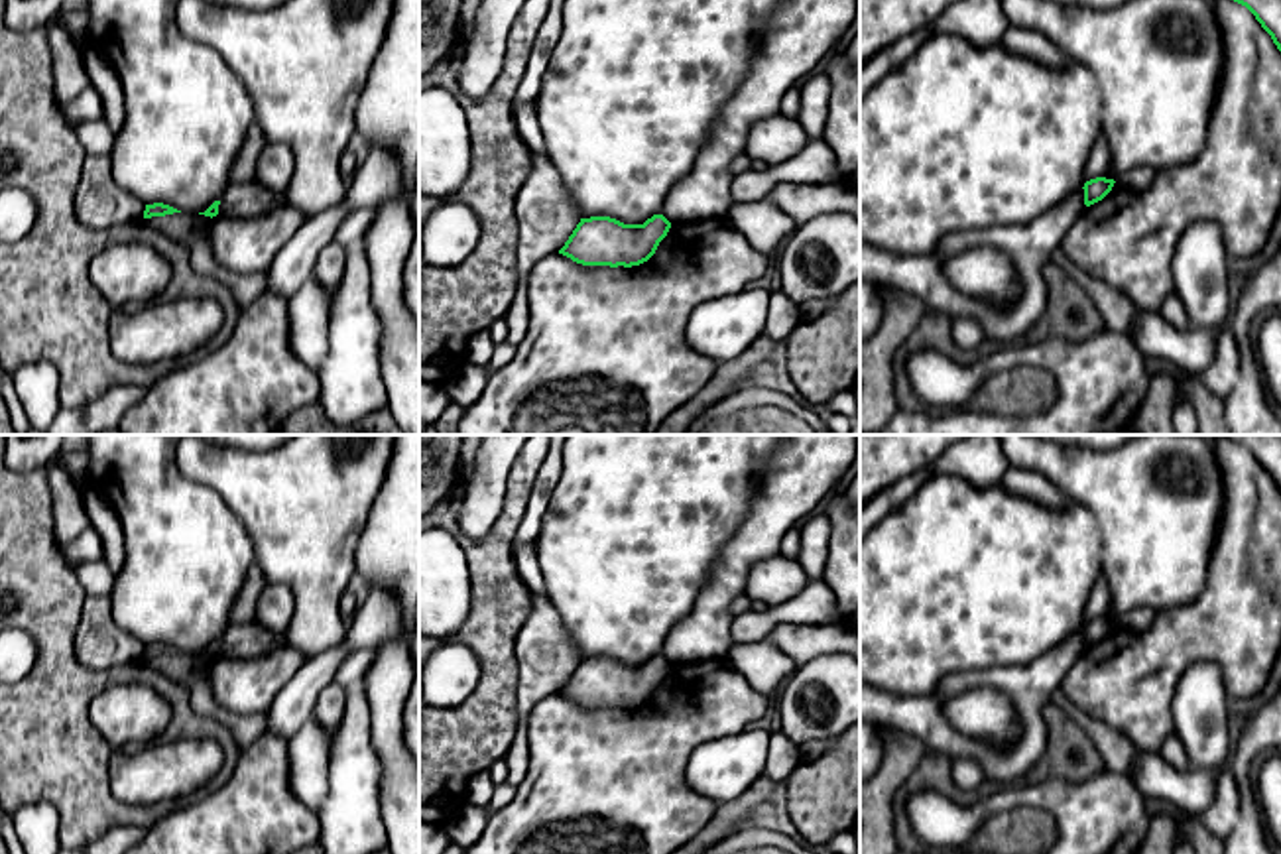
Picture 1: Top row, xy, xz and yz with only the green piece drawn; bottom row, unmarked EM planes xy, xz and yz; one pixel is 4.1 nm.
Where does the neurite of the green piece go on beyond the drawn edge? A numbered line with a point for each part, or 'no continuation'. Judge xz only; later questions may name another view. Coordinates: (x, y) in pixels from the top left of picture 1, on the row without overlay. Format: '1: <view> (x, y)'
no continuation

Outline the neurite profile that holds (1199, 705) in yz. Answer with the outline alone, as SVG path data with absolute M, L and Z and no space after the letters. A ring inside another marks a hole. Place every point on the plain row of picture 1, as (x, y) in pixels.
M1214 663L1190 665L1173 687L1173 732L1194 769L1230 765L1228 695Z

